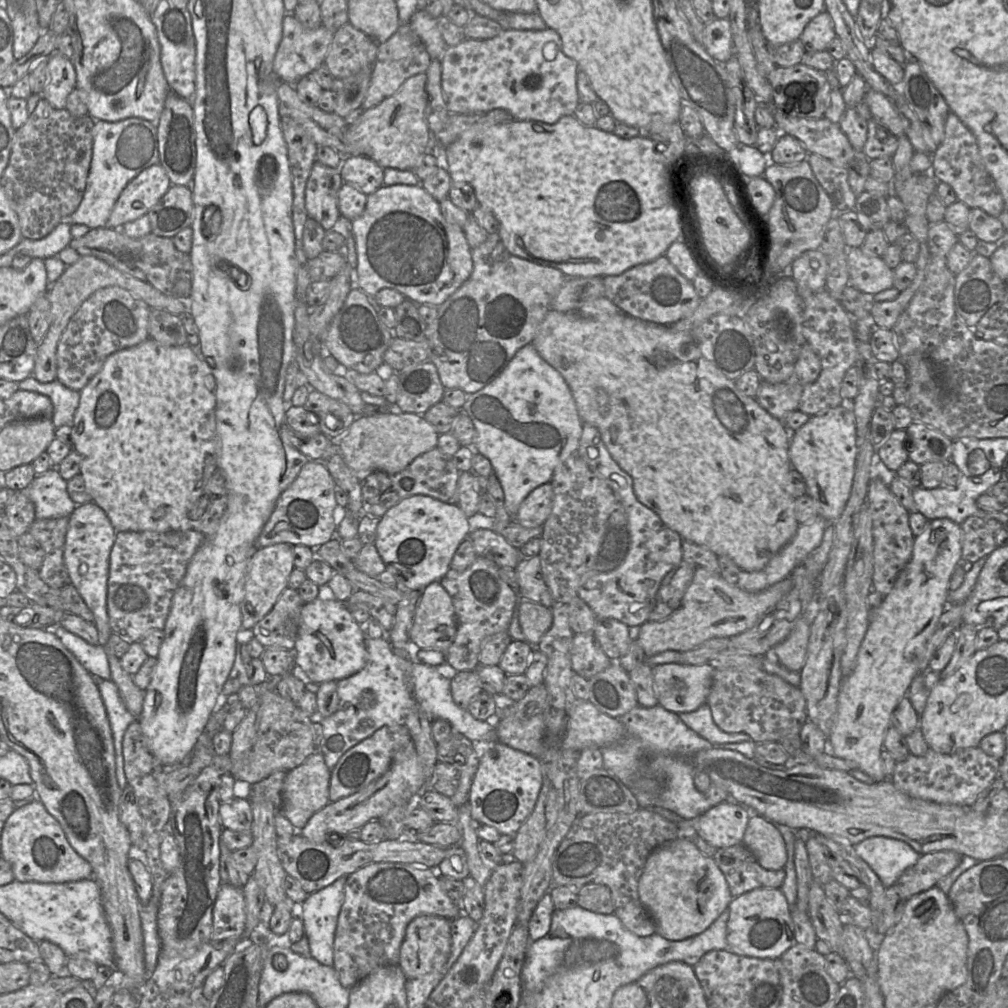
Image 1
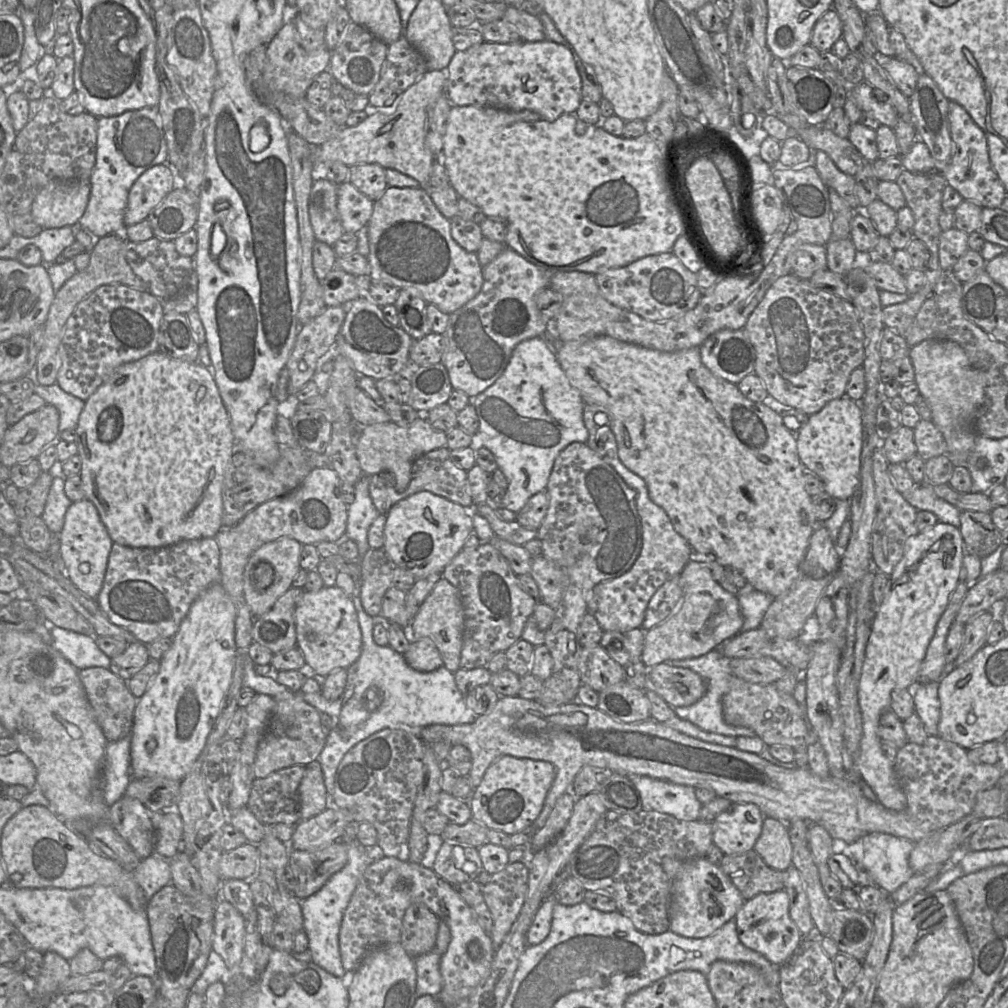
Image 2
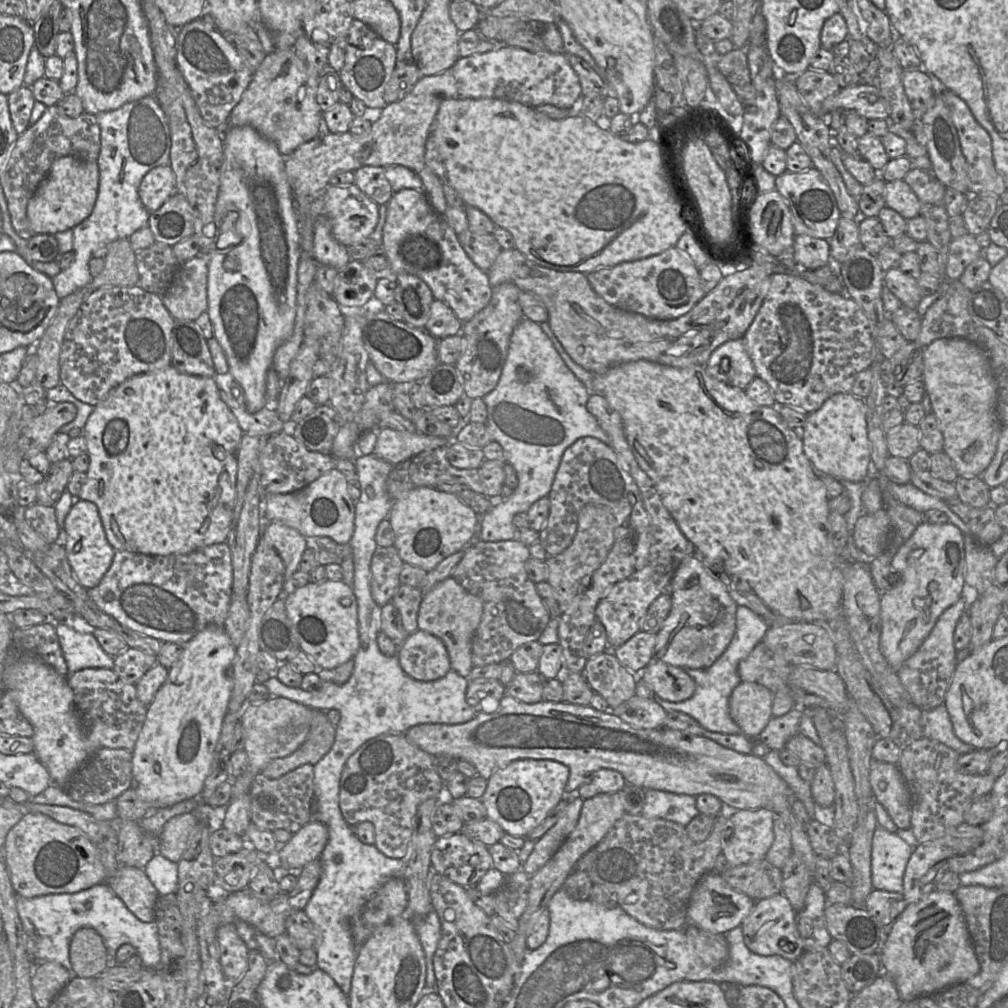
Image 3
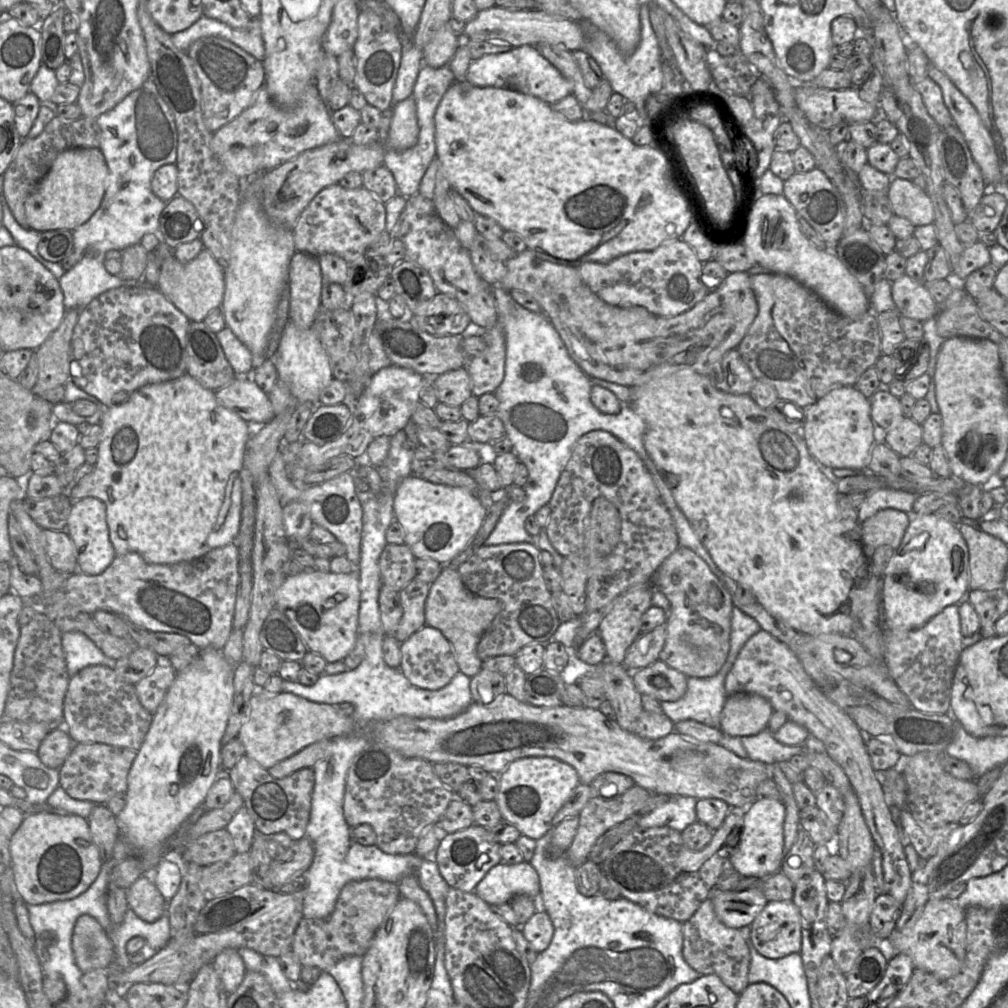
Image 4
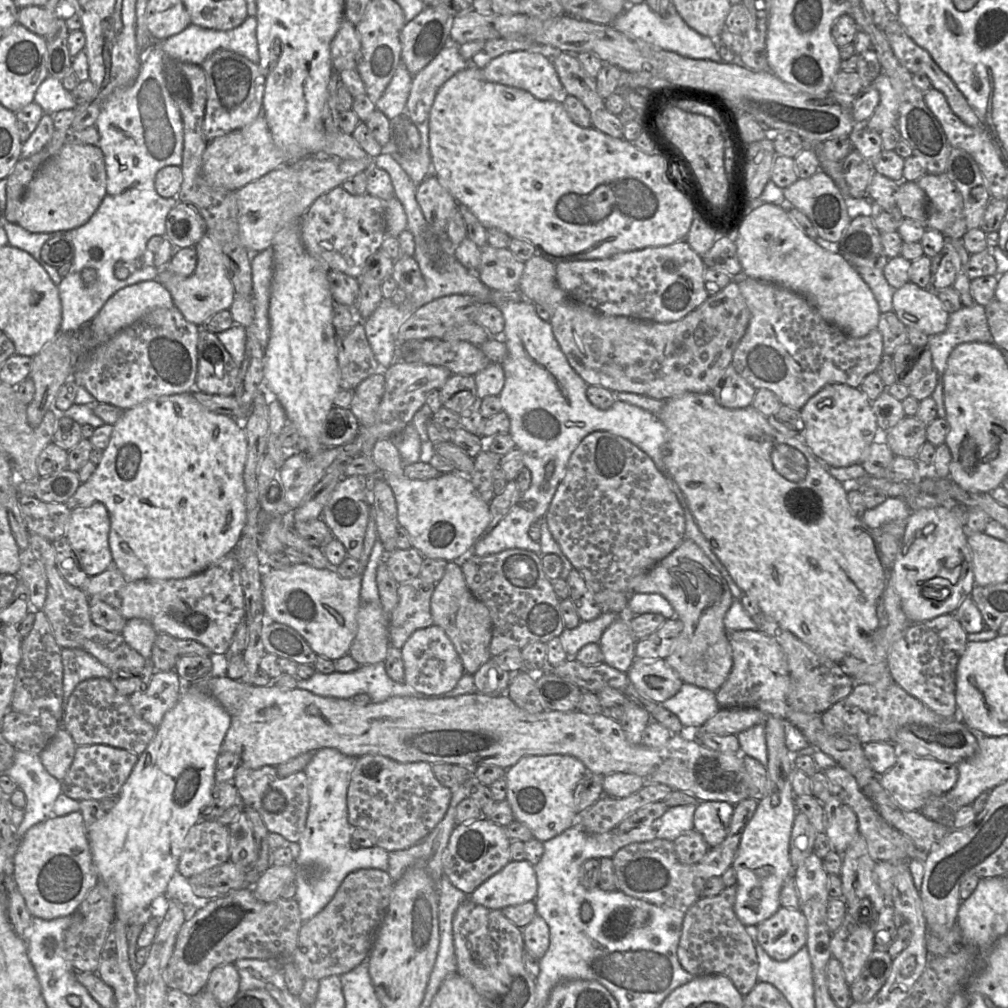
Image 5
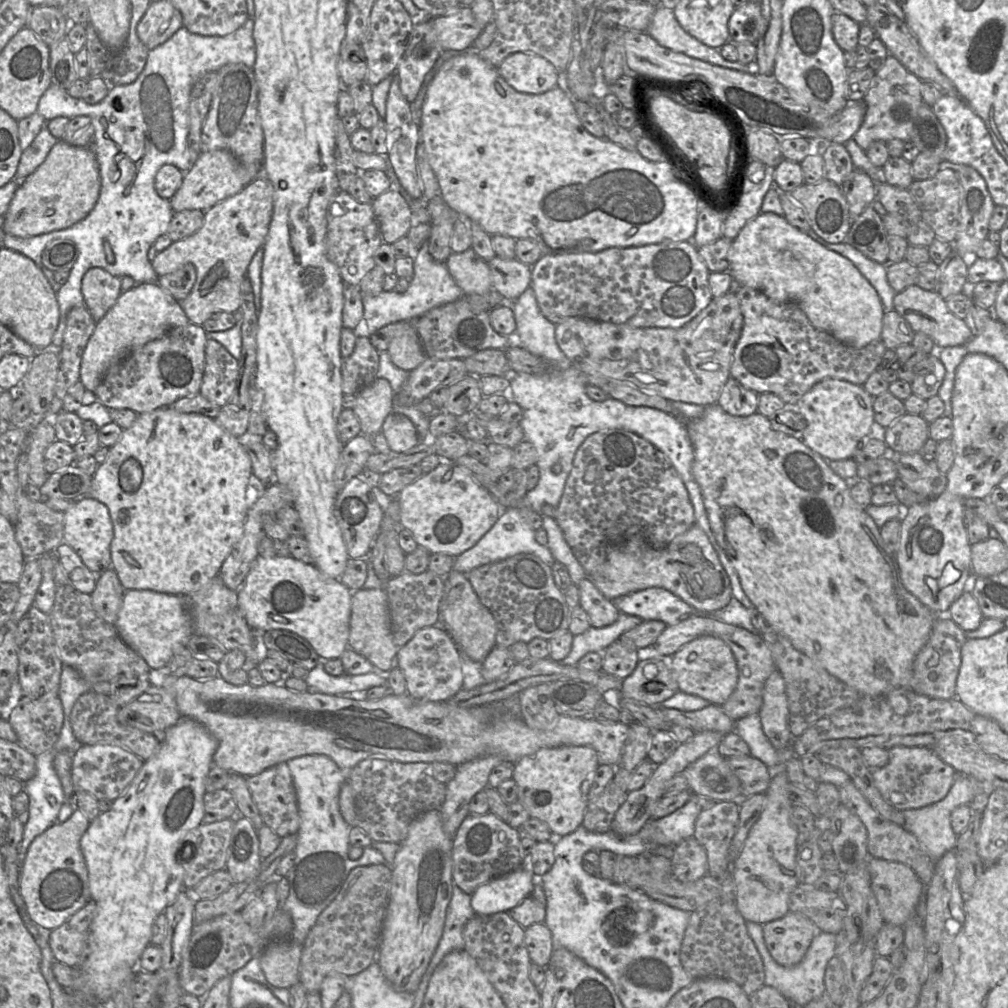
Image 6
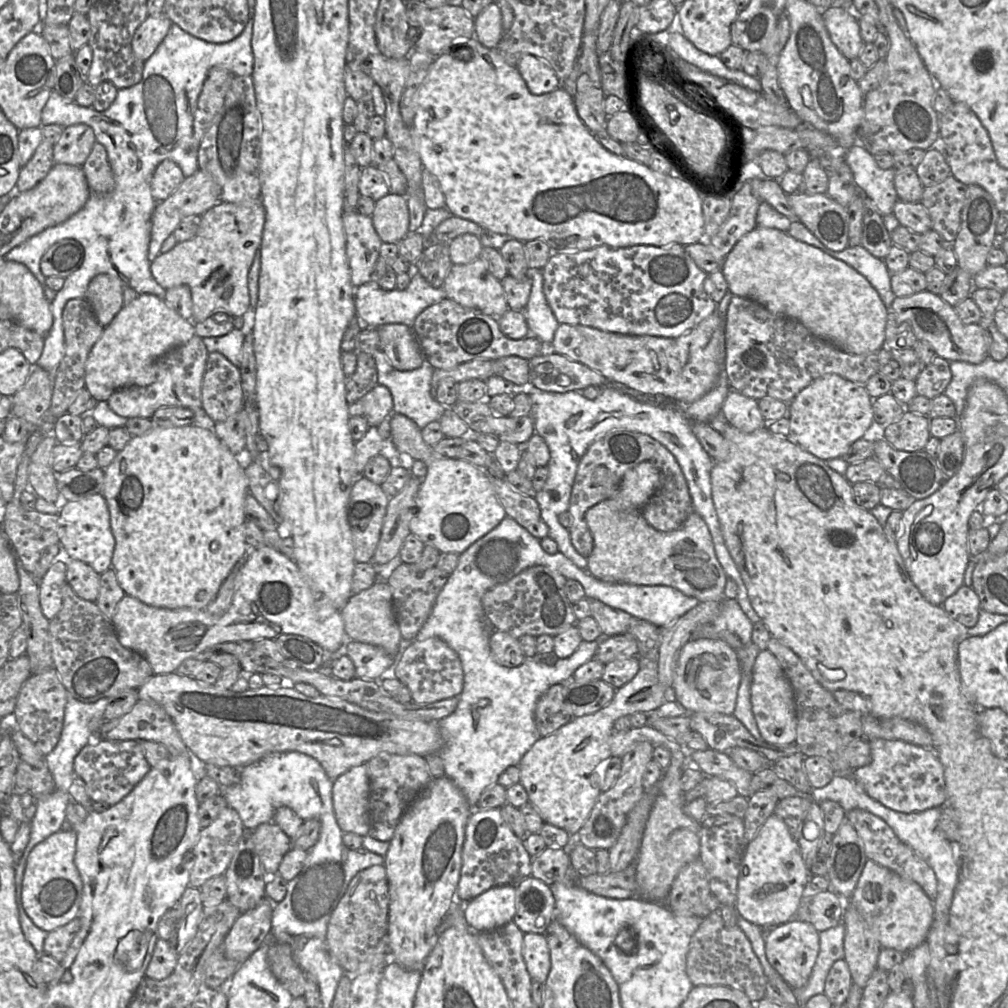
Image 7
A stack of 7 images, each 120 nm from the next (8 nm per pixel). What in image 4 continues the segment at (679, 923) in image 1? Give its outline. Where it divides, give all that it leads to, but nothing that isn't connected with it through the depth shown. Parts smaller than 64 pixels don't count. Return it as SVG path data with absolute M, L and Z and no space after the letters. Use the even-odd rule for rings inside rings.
M757 888L742 892L713 889L709 898L718 919L725 926L735 929L750 926L768 902Z

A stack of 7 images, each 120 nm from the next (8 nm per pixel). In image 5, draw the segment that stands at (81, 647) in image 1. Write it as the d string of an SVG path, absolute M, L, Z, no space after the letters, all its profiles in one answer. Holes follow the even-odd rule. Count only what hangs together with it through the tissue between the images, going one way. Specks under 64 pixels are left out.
M62 648L63 666L62 702L63 712L67 699L78 683L90 678L109 679L112 671L89 652L79 648Z

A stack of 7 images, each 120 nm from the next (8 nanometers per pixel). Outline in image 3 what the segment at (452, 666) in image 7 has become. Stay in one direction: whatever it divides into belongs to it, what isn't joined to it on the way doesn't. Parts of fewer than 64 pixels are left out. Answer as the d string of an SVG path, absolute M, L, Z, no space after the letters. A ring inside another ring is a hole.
M424 630L408 635L398 647L397 658L403 671L417 681L435 681L451 670L444 642Z

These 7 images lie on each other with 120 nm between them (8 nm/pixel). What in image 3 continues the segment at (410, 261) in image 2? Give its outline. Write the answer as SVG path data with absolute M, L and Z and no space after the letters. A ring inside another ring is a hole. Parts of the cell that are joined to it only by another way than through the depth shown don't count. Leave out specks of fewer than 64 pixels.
M405 188L393 193L387 203L381 251L389 261L388 275L407 273L417 276L429 286L434 299L445 302L463 324L471 320L490 302L492 287L487 272L469 258L458 239L458 234L450 227L443 215L433 209L423 190Z

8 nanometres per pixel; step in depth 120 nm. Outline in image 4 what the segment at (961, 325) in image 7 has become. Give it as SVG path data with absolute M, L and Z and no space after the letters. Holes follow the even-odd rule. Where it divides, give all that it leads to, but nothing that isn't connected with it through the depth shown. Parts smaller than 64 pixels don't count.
M904 274L891 283L891 294L897 312L904 317L923 322L937 317L937 304L926 288L925 284Z

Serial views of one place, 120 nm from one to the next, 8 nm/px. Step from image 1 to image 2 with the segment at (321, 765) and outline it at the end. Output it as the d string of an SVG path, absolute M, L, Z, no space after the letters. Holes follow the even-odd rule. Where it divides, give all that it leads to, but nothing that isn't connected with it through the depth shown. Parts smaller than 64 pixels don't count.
M316 759L305 765L304 774L298 787L300 820L320 814L327 808L335 807L327 794L321 765Z

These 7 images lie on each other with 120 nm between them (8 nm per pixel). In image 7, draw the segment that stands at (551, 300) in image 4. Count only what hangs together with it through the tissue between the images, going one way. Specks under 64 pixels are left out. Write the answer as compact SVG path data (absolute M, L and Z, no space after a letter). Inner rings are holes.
M715 311L676 338L623 335L589 326L559 324L549 350L599 372L610 383L642 397L689 404L713 389L724 369L725 319Z

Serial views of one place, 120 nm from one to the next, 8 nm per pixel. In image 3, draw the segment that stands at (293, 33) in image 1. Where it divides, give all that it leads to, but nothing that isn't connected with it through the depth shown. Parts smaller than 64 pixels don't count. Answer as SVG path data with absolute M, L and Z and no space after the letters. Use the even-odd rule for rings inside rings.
M292 49L274 50L254 72L241 100L232 110L227 127L251 126L273 142L285 158L324 130L323 112L316 101L319 74L297 57Z

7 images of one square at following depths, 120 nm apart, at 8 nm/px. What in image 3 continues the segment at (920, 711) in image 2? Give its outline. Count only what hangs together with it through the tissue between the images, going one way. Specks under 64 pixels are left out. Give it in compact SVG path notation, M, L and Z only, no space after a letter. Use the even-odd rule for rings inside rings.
M944 704L923 712L923 732L924 737L940 742L960 755L976 750L955 735L953 724Z

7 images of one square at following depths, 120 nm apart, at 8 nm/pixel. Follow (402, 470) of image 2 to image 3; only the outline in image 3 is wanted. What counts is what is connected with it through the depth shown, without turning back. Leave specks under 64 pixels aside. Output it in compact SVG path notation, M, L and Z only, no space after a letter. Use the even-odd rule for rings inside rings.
M377 428L377 442L373 454L394 466L423 452L448 446L451 440L421 433L401 432L391 428Z

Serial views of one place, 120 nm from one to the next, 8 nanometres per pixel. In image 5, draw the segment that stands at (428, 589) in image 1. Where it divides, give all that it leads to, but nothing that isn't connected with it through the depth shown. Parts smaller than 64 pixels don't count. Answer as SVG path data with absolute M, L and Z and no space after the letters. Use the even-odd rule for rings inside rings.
M448 562L443 577L435 584L430 610L433 624L445 631L462 661L465 673L474 675L492 657L489 650L492 619L487 606L469 590L463 571L456 562Z

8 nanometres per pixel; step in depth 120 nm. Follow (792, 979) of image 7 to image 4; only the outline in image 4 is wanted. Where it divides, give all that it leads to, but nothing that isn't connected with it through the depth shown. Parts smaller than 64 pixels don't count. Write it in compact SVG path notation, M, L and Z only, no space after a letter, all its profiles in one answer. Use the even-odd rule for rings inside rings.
M791 900L768 901L750 924L750 937L759 954L779 959L801 950L801 921Z

